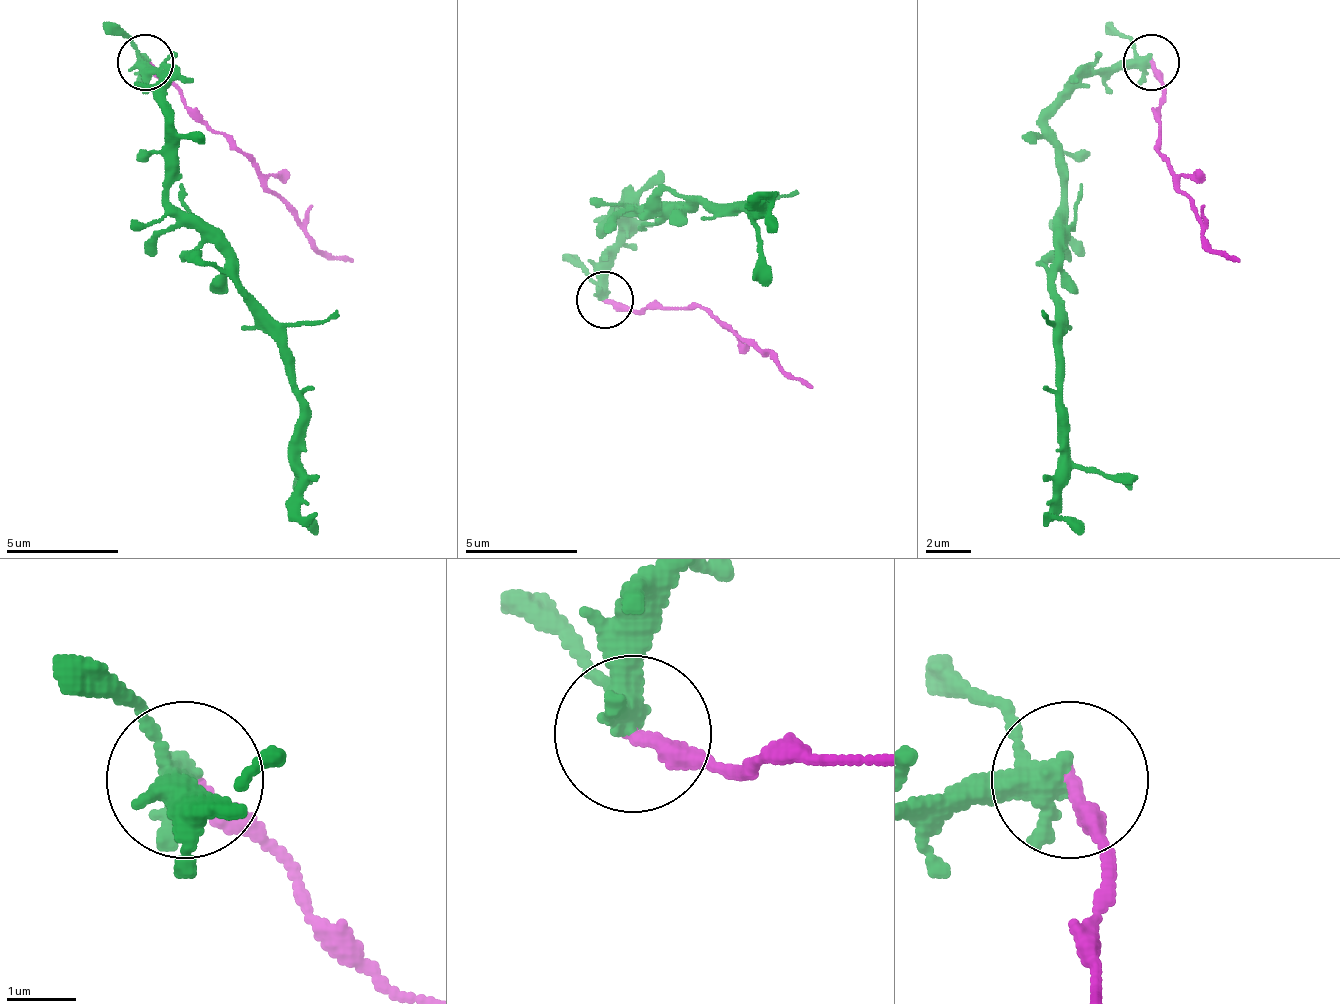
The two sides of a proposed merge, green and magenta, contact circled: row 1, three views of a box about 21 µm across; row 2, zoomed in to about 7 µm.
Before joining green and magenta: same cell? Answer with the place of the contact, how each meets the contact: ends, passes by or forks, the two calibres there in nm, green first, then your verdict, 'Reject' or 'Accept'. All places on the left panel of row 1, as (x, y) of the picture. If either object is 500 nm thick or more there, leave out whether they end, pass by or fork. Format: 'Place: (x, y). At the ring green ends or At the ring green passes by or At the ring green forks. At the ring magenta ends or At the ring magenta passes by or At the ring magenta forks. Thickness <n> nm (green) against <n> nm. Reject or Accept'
Place: (145, 62). At the ring green passes by. At the ring magenta ends. Thickness 320 nm (green) against 240 nm. Reject

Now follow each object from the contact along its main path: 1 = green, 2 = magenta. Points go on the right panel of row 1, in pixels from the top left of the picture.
1: (1150, 63), (1093, 69), (1048, 120), (1065, 198), (1054, 322), (1060, 350), (1060, 508), (1048, 519), (1082, 536)
2: (1150, 63), (1161, 80), (1161, 159), (1200, 215), (1200, 238), (1240, 260)

